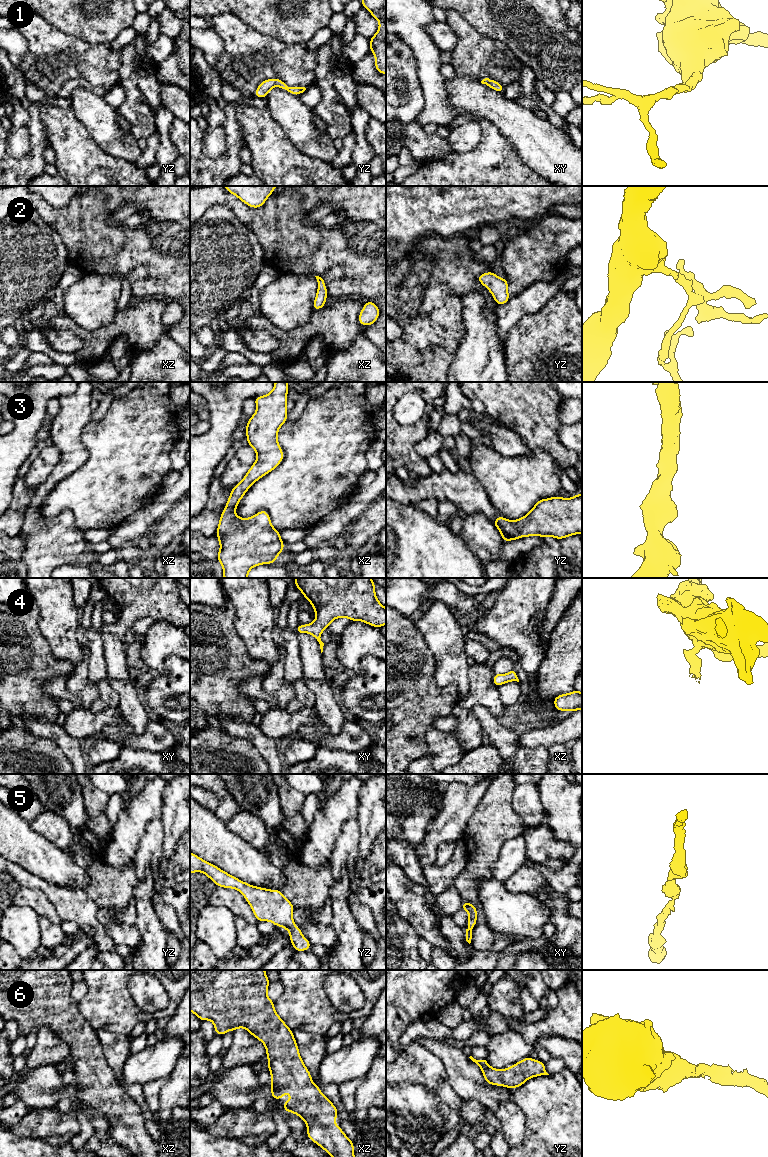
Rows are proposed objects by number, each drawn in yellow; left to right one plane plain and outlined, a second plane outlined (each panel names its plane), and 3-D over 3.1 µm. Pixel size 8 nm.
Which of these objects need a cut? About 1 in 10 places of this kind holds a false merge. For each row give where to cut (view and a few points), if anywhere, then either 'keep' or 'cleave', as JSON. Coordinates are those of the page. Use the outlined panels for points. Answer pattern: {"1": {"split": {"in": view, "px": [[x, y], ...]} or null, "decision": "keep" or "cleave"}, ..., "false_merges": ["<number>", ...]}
{"1": {"split": null, "decision": "keep"}, "2": {"split": null, "decision": "keep"}, "3": {"split": null, "decision": "keep"}, "4": {"split": null, "decision": "keep"}, "5": {"split": null, "decision": "keep"}, "6": {"split": null, "decision": "keep"}, "false_merges": []}

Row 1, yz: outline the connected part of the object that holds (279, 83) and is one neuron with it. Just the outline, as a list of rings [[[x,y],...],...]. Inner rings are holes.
[[[278,78],[266,79],[259,84],[259,86],[257,87],[257,90],[254,94],[254,97],[256,97],[256,98],[267,97],[269,91],[275,86],[282,88],[283,90],[289,92],[292,95],[299,95],[299,96],[306,90],[305,87],[290,88],[287,86],[287,84],[285,82],[283,82],[282,80],[280,80]]]

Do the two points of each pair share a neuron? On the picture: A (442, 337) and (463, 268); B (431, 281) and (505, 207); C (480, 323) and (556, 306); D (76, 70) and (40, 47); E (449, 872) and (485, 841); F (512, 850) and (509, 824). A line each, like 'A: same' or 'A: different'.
A: same
B: different
C: different
D: same
E: different
F: different

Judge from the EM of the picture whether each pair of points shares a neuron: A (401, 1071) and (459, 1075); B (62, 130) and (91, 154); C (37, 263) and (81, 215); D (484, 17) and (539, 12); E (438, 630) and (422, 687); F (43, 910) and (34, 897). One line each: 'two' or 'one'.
A: two
B: one
C: two
D: one
E: two
F: one

